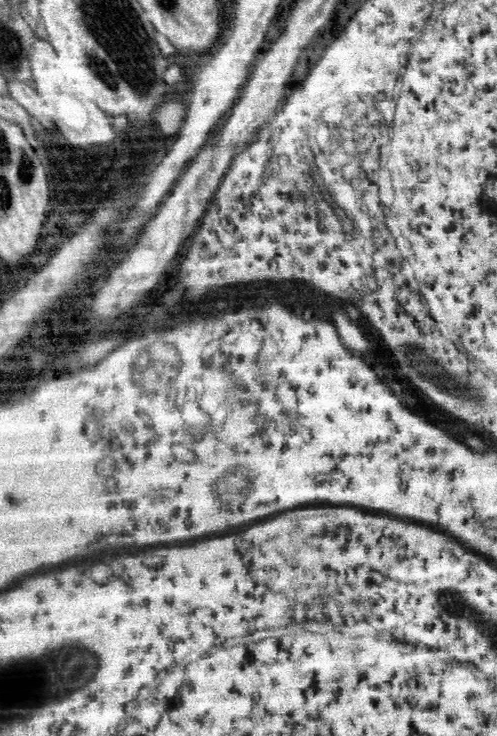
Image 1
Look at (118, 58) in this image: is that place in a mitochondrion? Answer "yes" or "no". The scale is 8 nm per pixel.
yes

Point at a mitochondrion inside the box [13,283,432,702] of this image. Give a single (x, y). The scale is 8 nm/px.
(55, 663)

